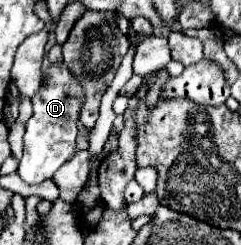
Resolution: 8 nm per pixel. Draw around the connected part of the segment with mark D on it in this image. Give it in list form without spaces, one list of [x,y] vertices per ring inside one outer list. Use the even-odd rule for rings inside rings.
[[[64,63],[50,65],[46,71],[46,83],[32,97],[32,103],[34,103],[34,115],[26,123],[24,155],[18,167],[20,179],[28,185],[36,185],[52,177],[60,169],[60,165],[76,153],[76,133],[78,133],[78,113],[82,105],[82,89]]]

